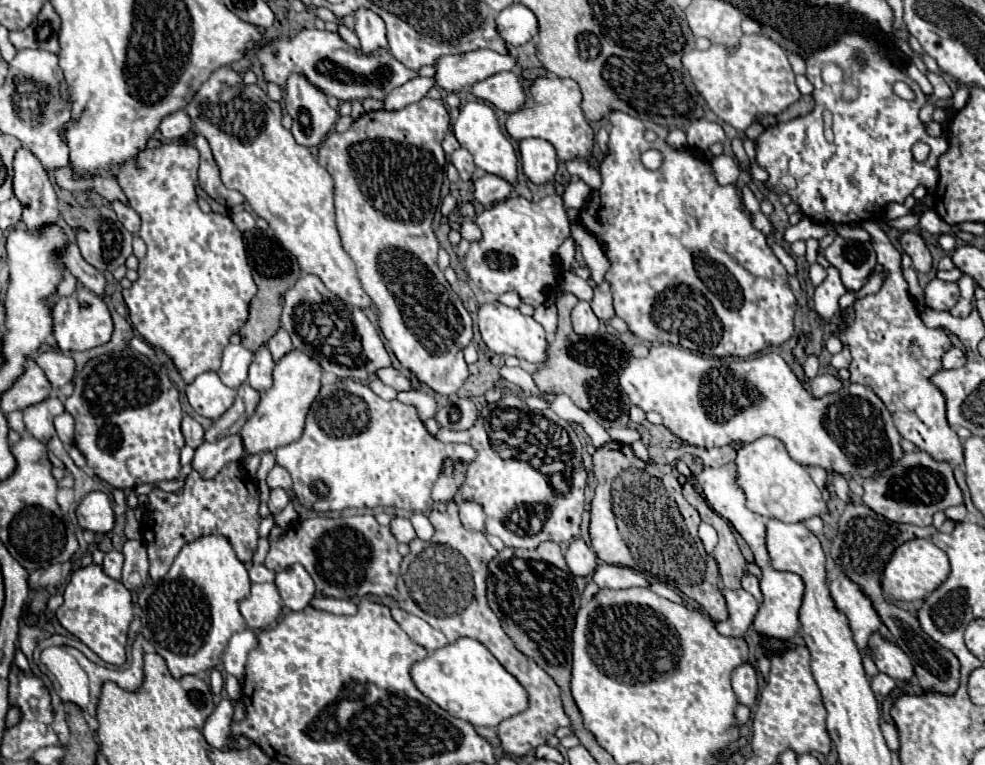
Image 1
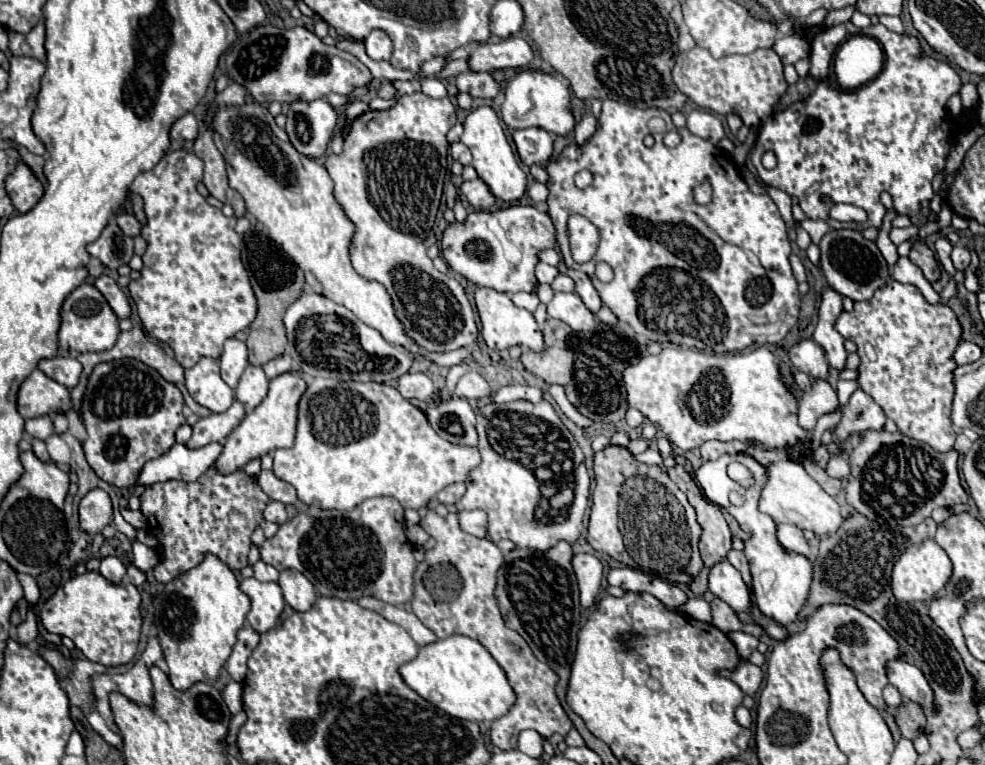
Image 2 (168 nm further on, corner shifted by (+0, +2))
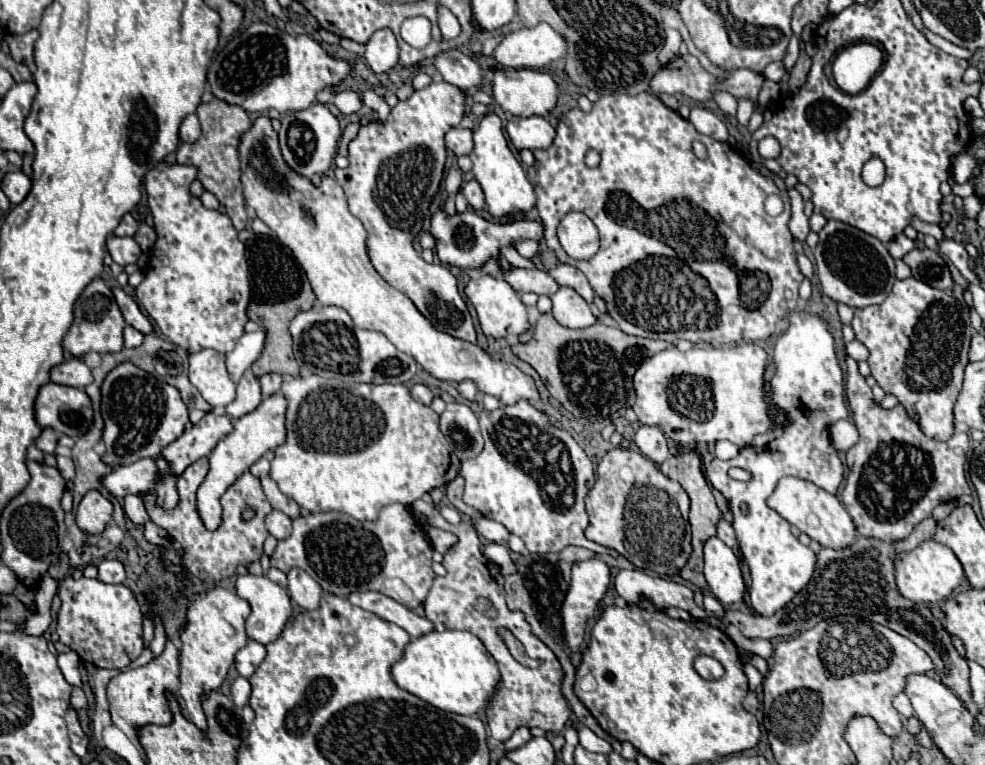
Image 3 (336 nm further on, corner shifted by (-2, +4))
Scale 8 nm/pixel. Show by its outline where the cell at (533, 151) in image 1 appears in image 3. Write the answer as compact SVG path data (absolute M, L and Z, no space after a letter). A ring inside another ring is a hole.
M508 116L506 132L514 144L514 148L522 150L536 150L536 148L548 148L554 140L554 128L550 122L542 116L532 118L520 118L520 116Z

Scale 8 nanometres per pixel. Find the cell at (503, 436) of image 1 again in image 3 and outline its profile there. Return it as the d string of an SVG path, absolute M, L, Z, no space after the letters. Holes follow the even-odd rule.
M518 402L514 406L502 406L494 412L480 414L480 430L484 436L484 450L468 462L462 462L460 476L464 478L464 502L476 508L482 516L496 520L508 528L510 534L516 534L524 540L530 552L546 554L560 552L566 546L584 546L598 554L610 554L610 550L590 542L584 536L584 528L588 526L588 514L584 508L586 492L594 486L594 470L592 462L584 454L584 450L576 444L576 440L560 430L546 412L530 406L528 402Z

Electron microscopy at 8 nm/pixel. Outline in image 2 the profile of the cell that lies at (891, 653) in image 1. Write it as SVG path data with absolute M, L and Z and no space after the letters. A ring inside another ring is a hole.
M890 660L890 664L886 664L886 676L890 684L896 686L904 698L920 702L926 712L934 708L932 688L926 682L924 674L914 664L902 662L902 660Z

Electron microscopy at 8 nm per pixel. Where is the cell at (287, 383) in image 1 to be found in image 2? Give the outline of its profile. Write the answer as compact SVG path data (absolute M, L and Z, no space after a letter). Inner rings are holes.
M290 370L270 380L268 396L252 412L244 416L244 420L234 428L234 432L224 442L224 450L216 460L218 470L222 474L228 474L242 468L250 460L268 454L270 450L290 448L294 444L294 432L298 422L298 400L302 398L302 392L306 392L306 380L300 370Z

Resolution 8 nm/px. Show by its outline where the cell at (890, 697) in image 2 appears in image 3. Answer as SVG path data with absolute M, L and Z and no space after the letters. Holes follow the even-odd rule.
M902 692L902 694L898 694L896 698L894 698L894 708L902 714L902 716L906 716L906 718L910 718L912 714L914 714L914 710L912 710L912 704L910 704L910 700L908 700L908 696Z

